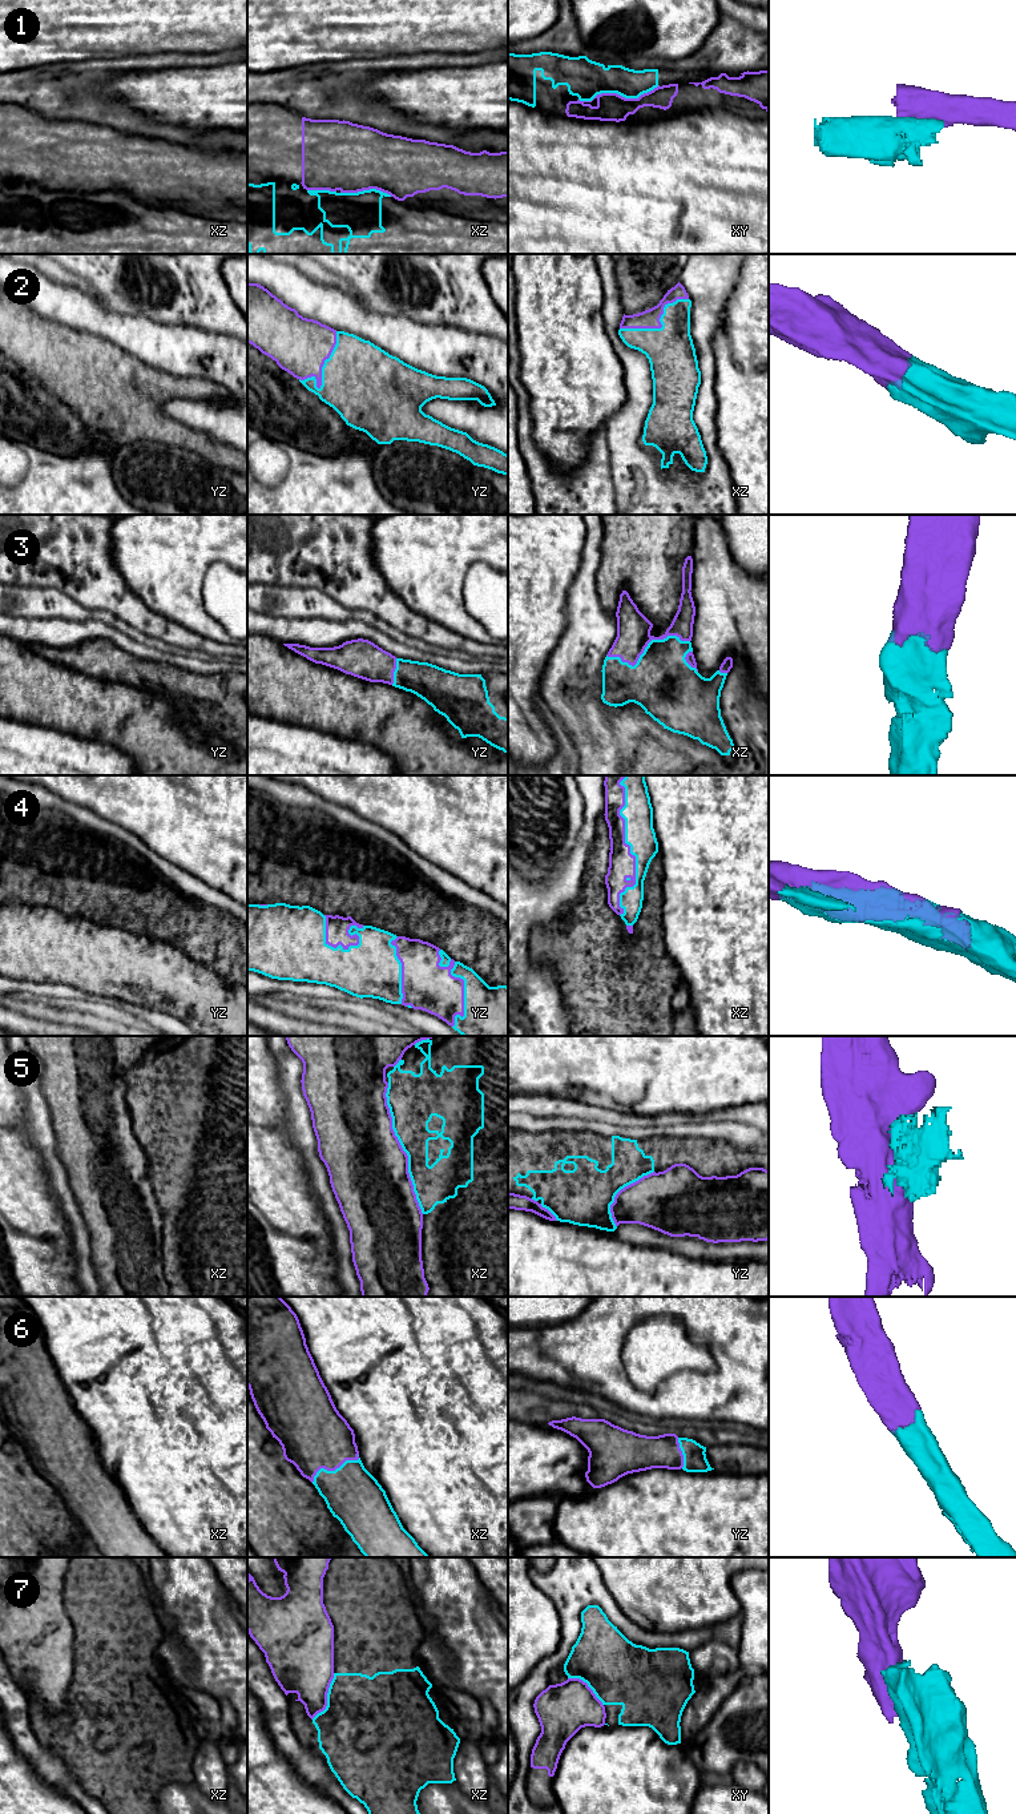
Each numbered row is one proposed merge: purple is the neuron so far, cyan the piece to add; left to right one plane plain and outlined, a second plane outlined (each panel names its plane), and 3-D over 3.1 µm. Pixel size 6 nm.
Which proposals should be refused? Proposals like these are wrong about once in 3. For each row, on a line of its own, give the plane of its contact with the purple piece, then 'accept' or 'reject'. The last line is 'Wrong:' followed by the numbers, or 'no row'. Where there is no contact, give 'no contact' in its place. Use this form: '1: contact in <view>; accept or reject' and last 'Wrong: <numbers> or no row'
1: contact in xy; reject
2: contact in xz; accept
3: contact in xz; accept
4: contact in xz; accept
5: contact in xz; reject
6: contact in xz; accept
7: contact in xz; reject
Wrong: 1, 5, 7

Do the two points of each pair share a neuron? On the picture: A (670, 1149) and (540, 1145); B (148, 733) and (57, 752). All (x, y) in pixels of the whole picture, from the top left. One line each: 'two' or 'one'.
A: one
B: two

